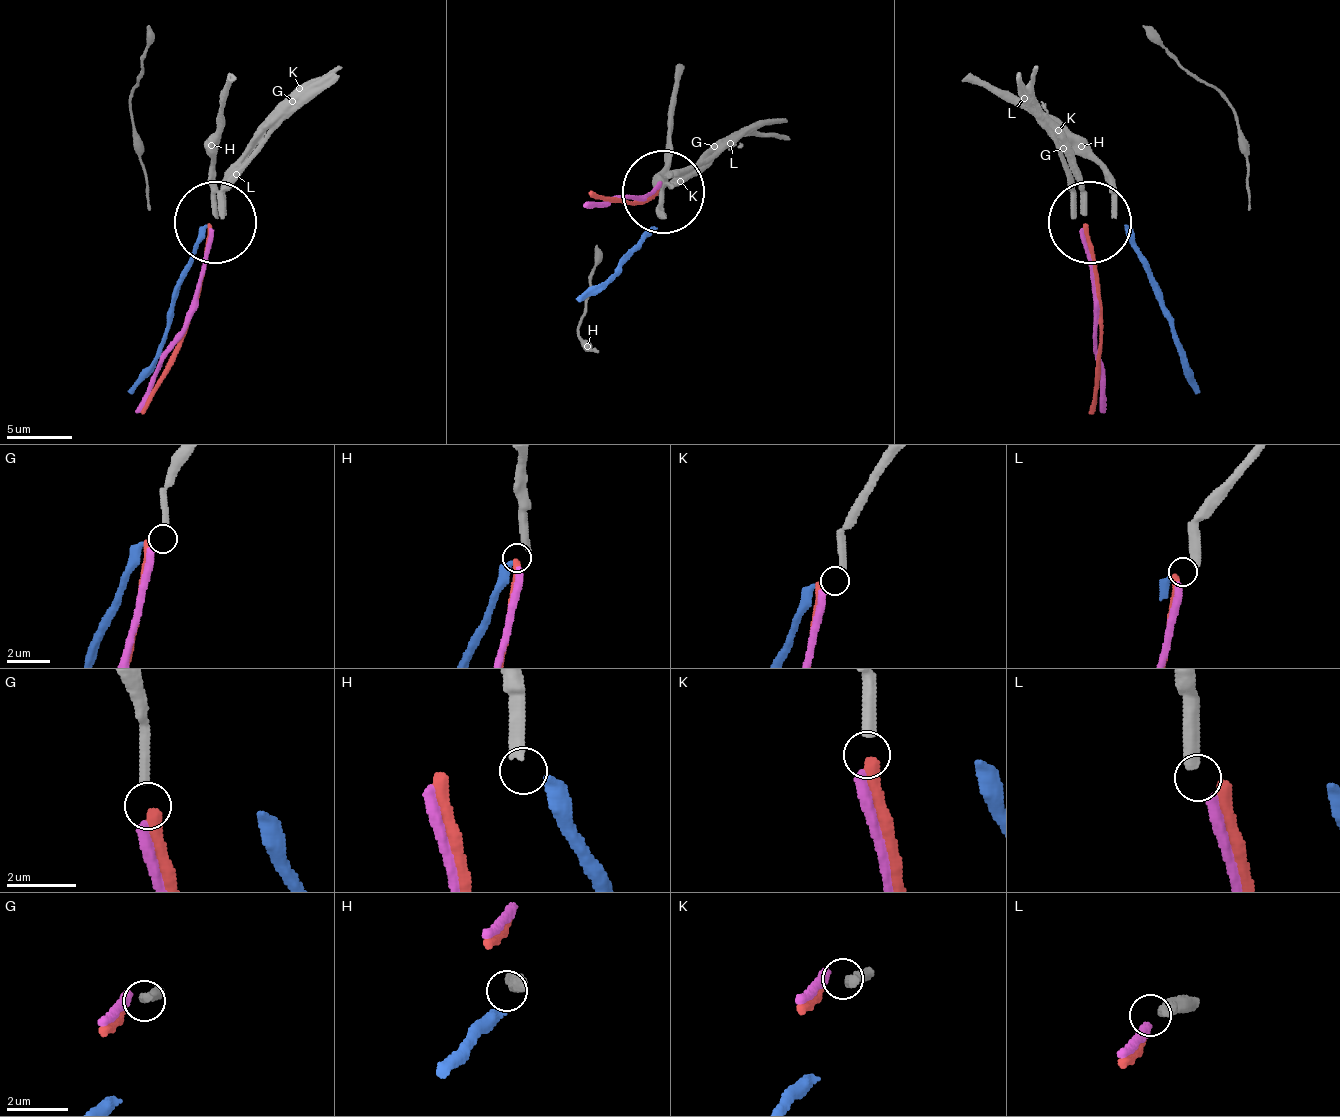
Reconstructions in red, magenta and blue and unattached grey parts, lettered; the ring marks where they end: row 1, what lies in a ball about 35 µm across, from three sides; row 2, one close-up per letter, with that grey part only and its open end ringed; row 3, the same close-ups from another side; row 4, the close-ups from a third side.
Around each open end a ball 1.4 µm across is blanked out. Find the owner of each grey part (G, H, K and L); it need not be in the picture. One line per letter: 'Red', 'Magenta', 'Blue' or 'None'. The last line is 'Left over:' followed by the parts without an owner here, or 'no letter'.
G: Red
H: Blue
K: None
L: Magenta
Left over: K

